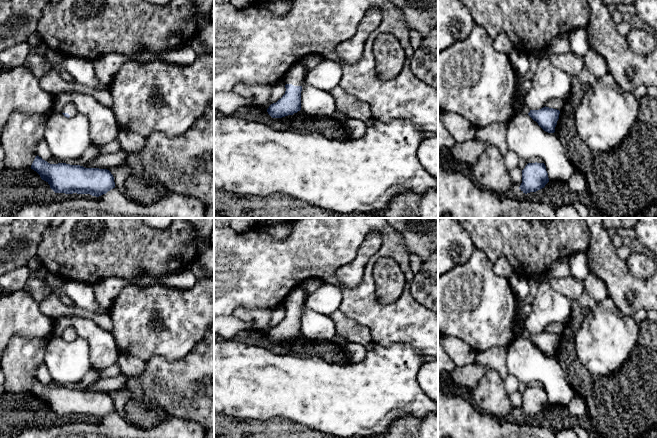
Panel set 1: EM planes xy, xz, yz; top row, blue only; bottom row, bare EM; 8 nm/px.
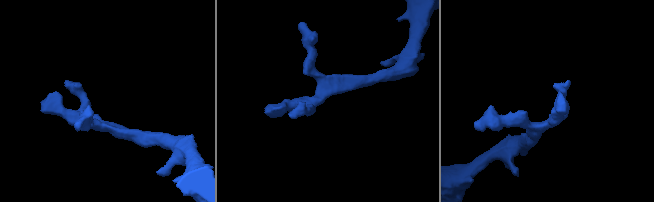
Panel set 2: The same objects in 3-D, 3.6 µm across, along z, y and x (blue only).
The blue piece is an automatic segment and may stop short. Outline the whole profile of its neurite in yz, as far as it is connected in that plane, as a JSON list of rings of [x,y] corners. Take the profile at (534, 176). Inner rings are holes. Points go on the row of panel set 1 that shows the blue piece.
[[[528,163],[522,170],[522,183],[519,189],[527,194],[536,192],[549,182],[548,173],[544,163]]]

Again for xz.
[[[300,62],[294,64],[287,71],[285,94],[267,109],[268,114],[272,118],[282,118],[293,115],[301,110],[302,81],[306,73],[306,69]]]

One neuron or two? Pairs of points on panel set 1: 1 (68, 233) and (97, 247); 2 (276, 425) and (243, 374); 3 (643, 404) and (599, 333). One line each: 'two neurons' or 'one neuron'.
1: one neuron
2: two neurons
3: two neurons

